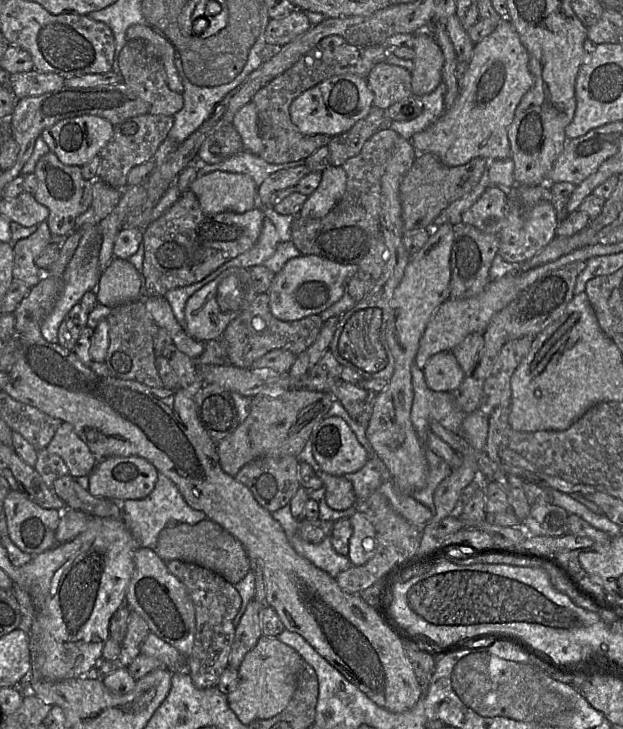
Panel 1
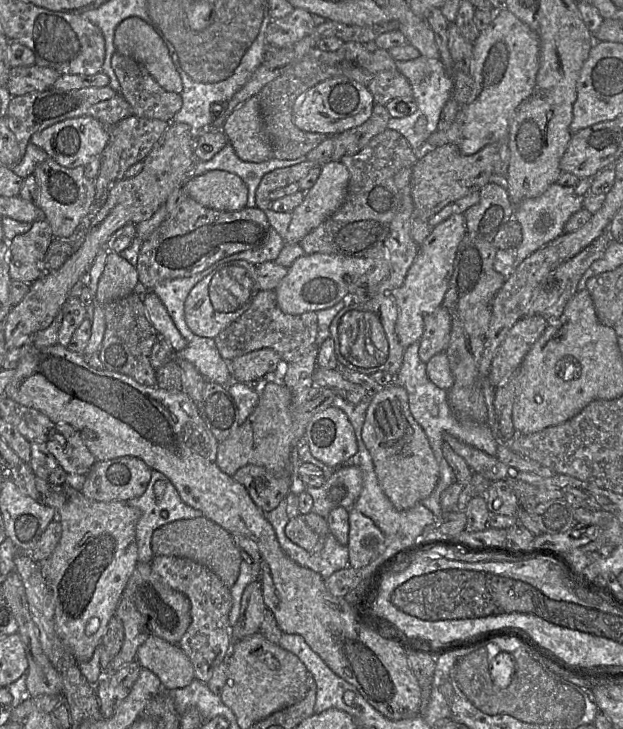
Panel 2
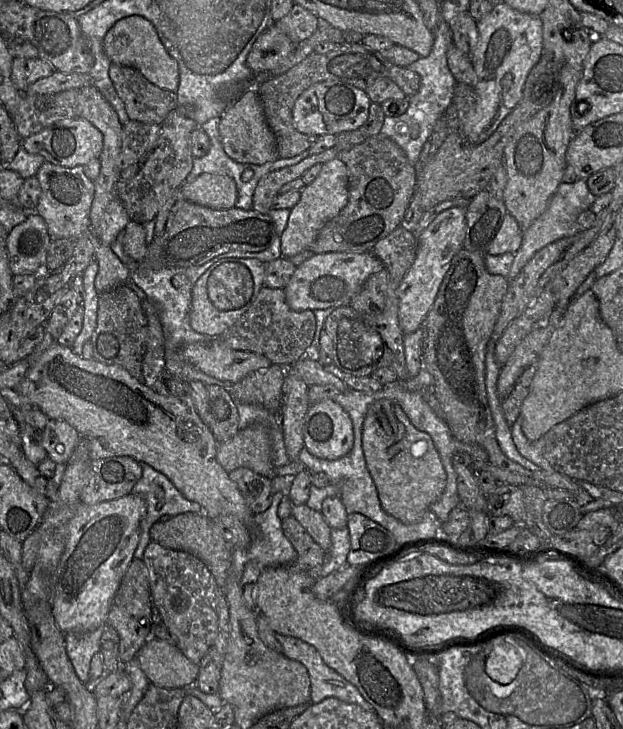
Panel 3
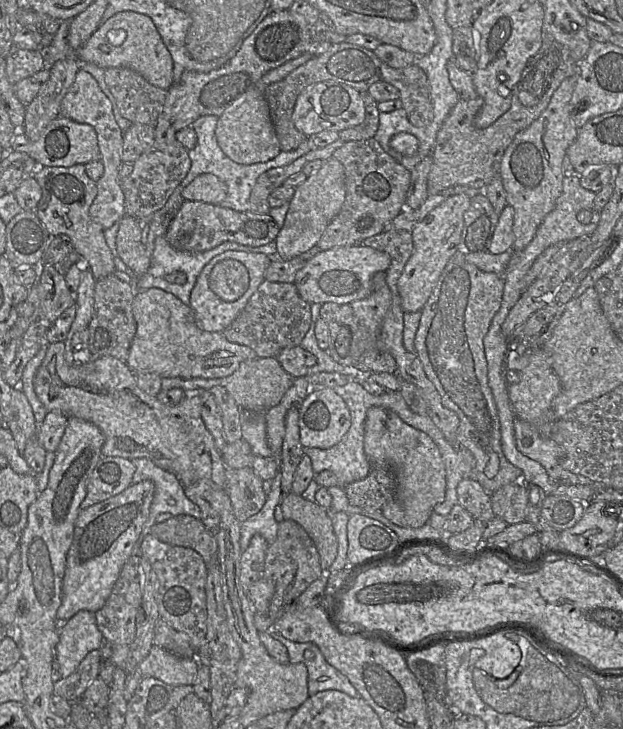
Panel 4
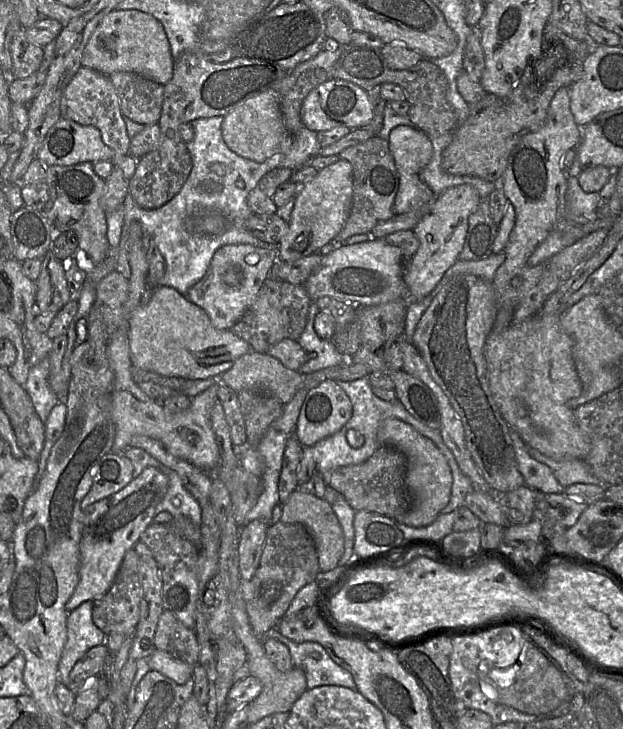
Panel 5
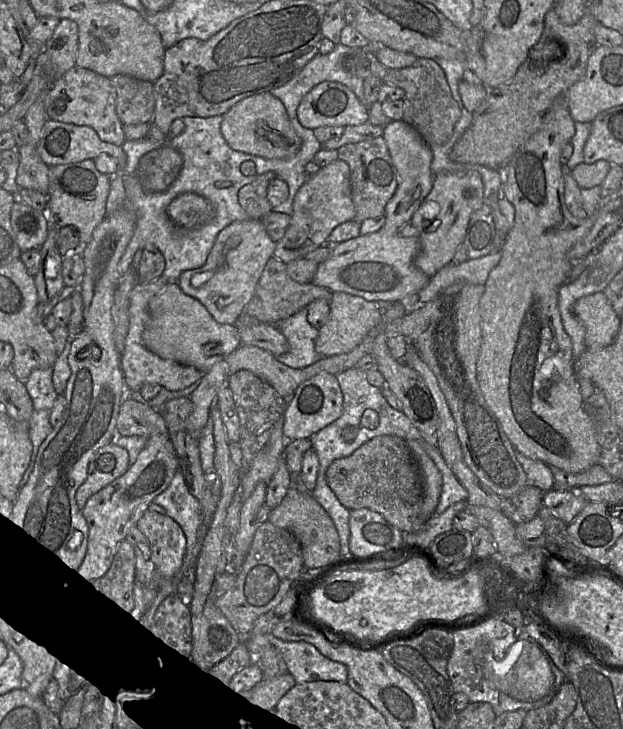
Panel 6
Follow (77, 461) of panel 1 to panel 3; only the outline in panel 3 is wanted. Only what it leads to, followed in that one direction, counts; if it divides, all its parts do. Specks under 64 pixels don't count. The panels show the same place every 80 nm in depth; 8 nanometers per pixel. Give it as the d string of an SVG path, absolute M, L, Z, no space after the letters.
M49 419L40 436L48 457L56 464L64 465L82 438L68 422L58 419Z

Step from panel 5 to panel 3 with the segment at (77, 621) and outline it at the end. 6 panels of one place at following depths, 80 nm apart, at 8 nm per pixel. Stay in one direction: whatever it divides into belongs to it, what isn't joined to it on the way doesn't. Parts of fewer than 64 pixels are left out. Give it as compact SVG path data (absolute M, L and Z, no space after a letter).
M104 625L87 632L64 632L67 655L78 678L88 684L90 682L90 663L94 654L100 651L101 635Z

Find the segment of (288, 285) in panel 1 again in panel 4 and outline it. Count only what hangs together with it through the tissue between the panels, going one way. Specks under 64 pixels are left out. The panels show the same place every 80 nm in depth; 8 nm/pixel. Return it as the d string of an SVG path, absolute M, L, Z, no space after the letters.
M368 246L335 247L307 260L305 266L296 273L294 284L300 297L309 304L351 304L370 295L373 275L387 271L390 263L391 258L387 253Z

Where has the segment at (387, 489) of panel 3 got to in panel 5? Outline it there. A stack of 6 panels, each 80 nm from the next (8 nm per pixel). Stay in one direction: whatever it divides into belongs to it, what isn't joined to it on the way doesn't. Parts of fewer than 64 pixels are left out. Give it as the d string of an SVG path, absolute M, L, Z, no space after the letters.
M387 418L380 423L377 439L379 447L394 447L405 455L407 461L405 484L411 496L411 505L401 518L396 519L396 523L410 527L425 527L431 524L450 500L453 479L445 456L432 440L397 418Z

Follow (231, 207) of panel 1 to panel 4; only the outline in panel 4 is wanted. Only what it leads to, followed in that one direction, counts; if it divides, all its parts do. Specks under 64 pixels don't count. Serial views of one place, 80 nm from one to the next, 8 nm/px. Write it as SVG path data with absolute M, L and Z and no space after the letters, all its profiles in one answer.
M204 173L197 176L182 190L184 200L219 205L227 195L227 185L217 176Z

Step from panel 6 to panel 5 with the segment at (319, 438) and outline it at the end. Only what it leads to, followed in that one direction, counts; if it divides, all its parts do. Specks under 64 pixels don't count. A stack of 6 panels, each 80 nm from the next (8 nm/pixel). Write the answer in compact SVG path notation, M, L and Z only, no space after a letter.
M347 424L338 432L326 437L313 446L310 446L313 458L318 470L325 478L326 491L324 499L332 505L336 500L339 492L333 489L330 484L332 472L343 466L362 464L368 460L372 454L379 448L377 435L373 435L360 447L351 447L347 441Z

